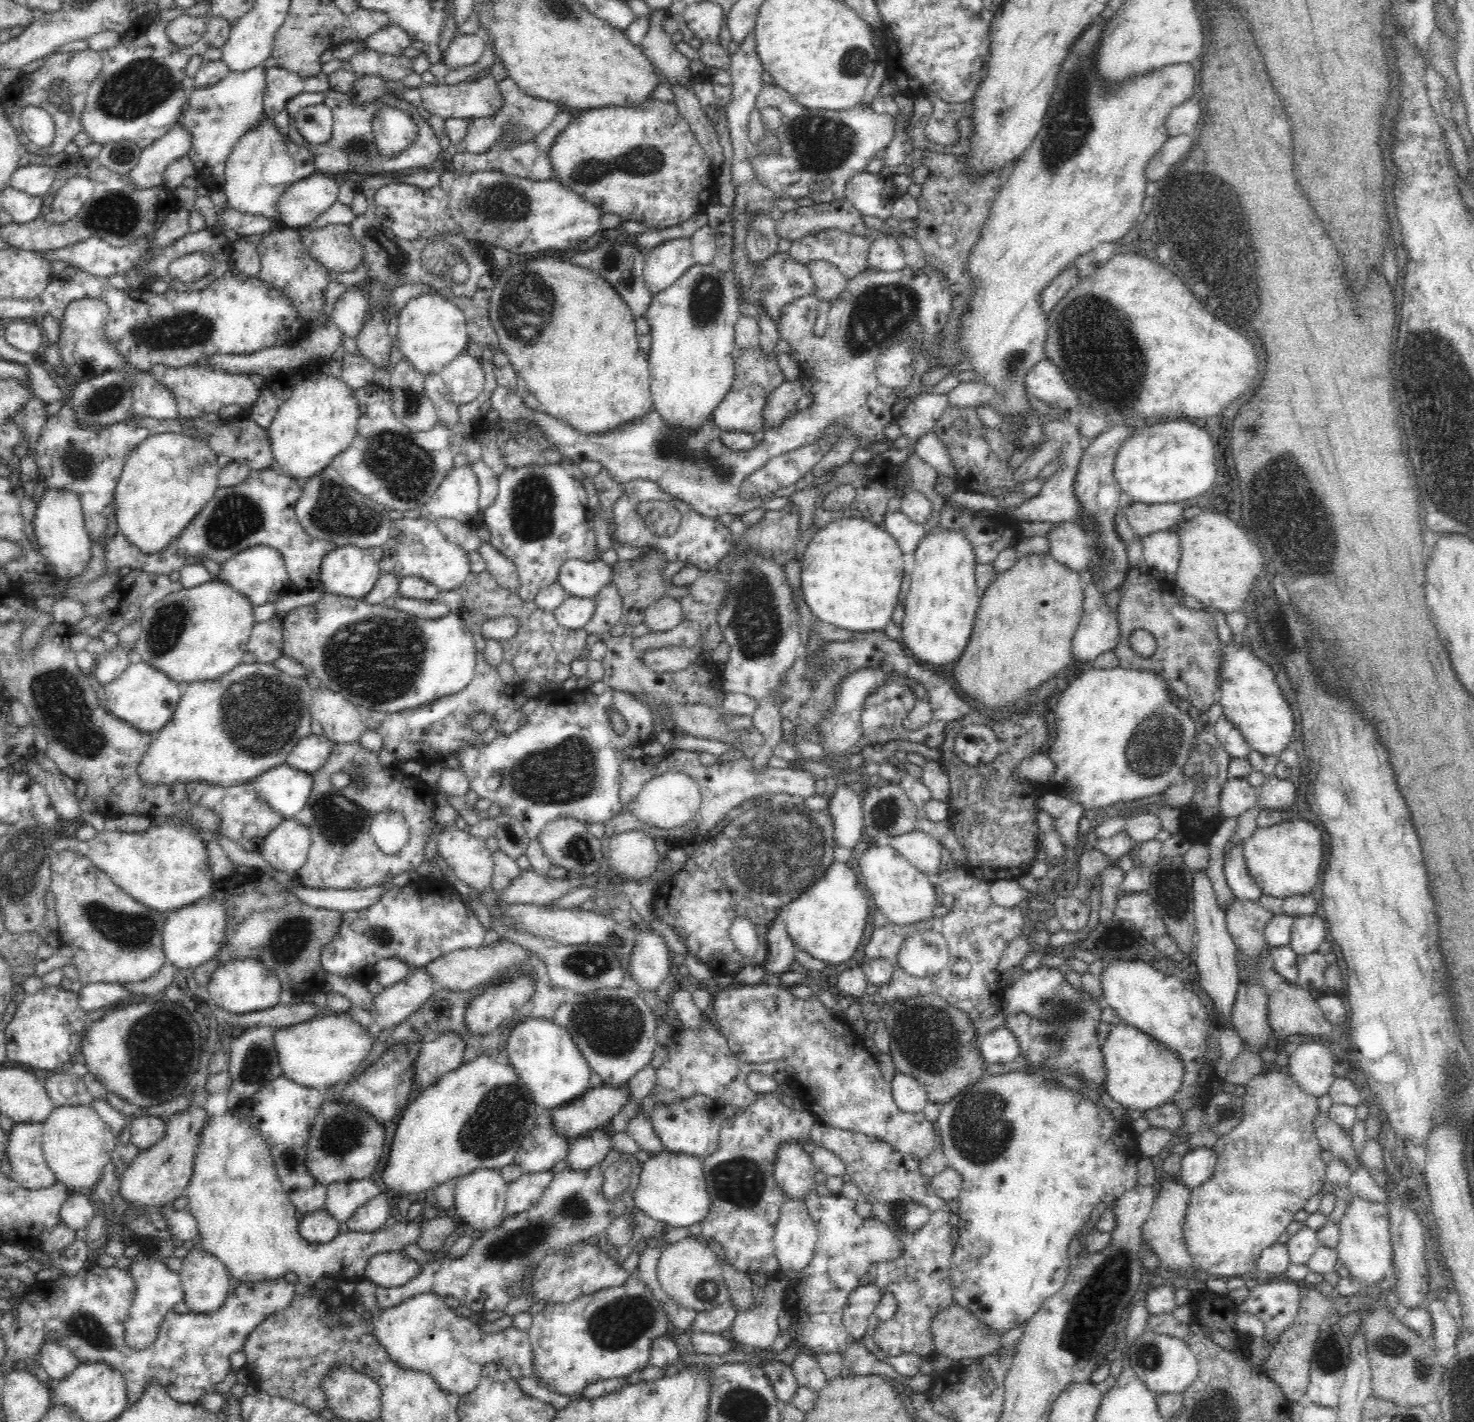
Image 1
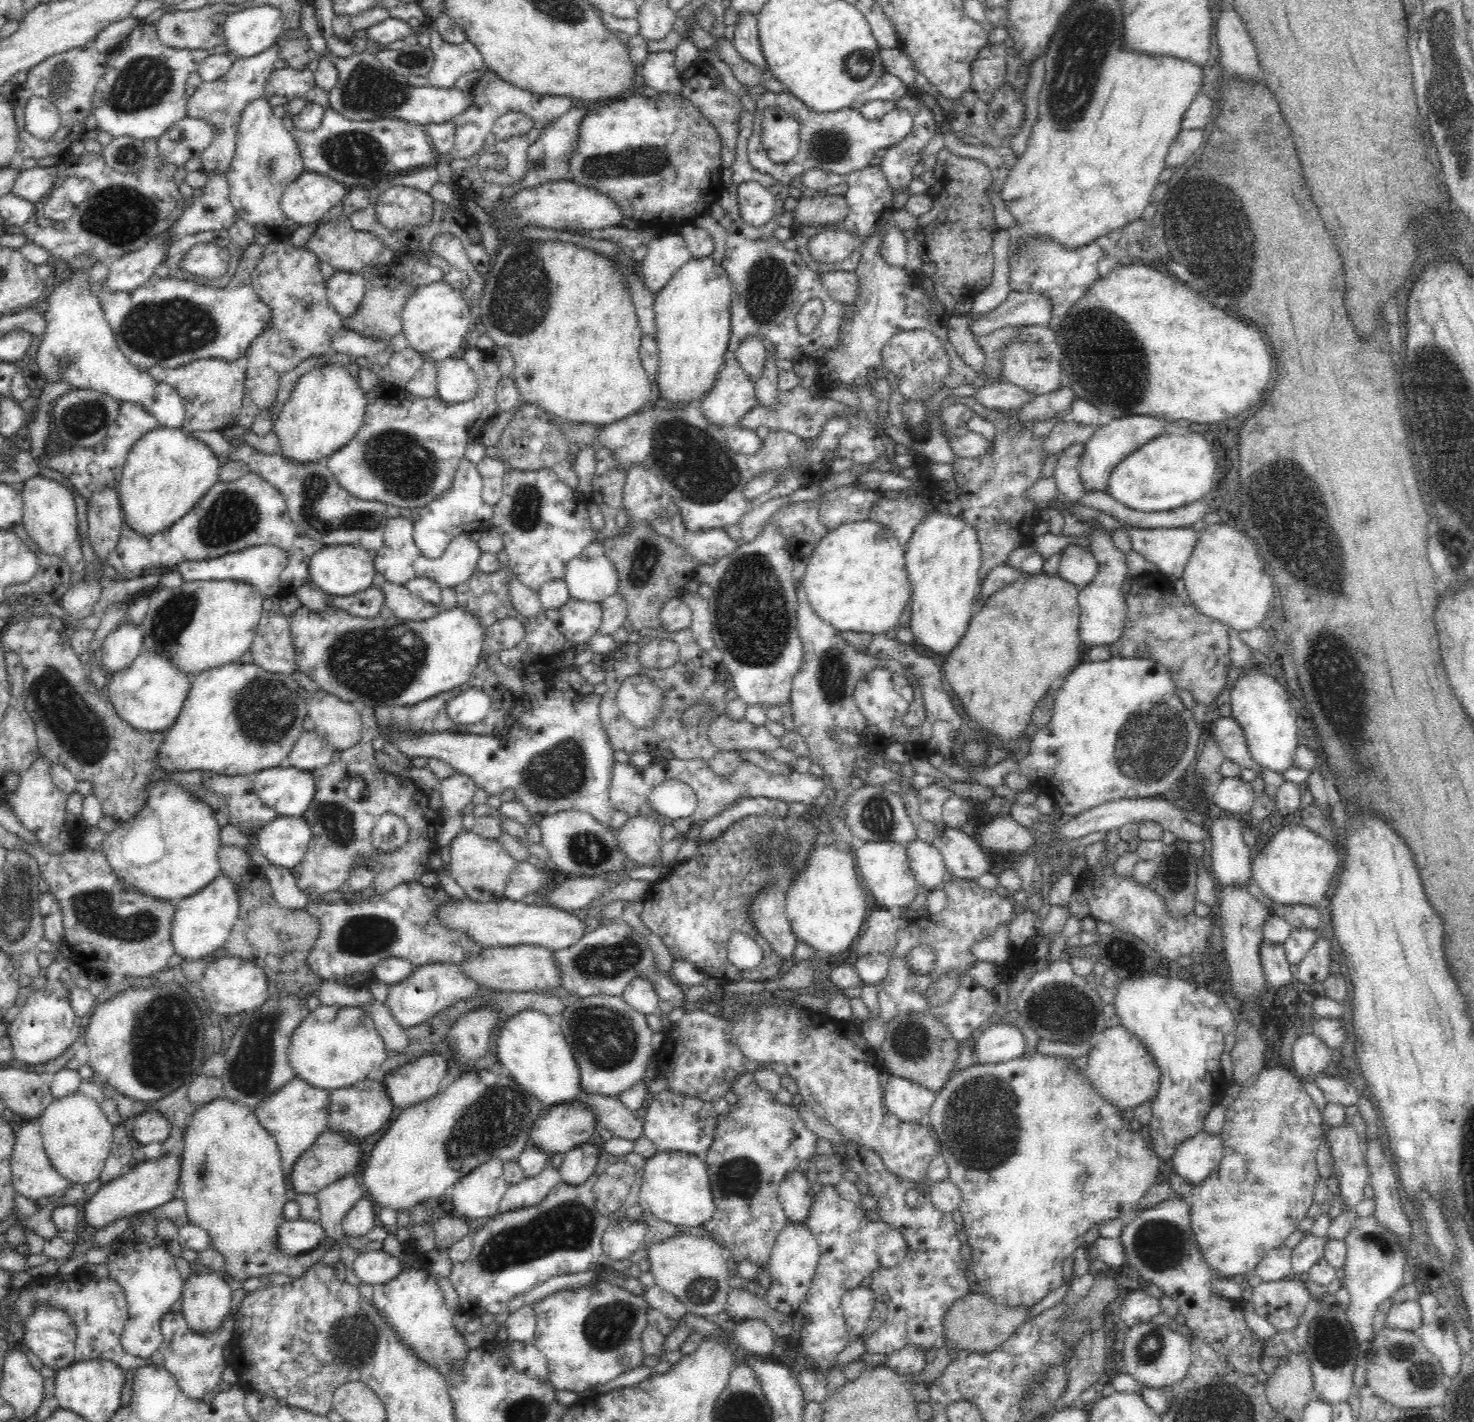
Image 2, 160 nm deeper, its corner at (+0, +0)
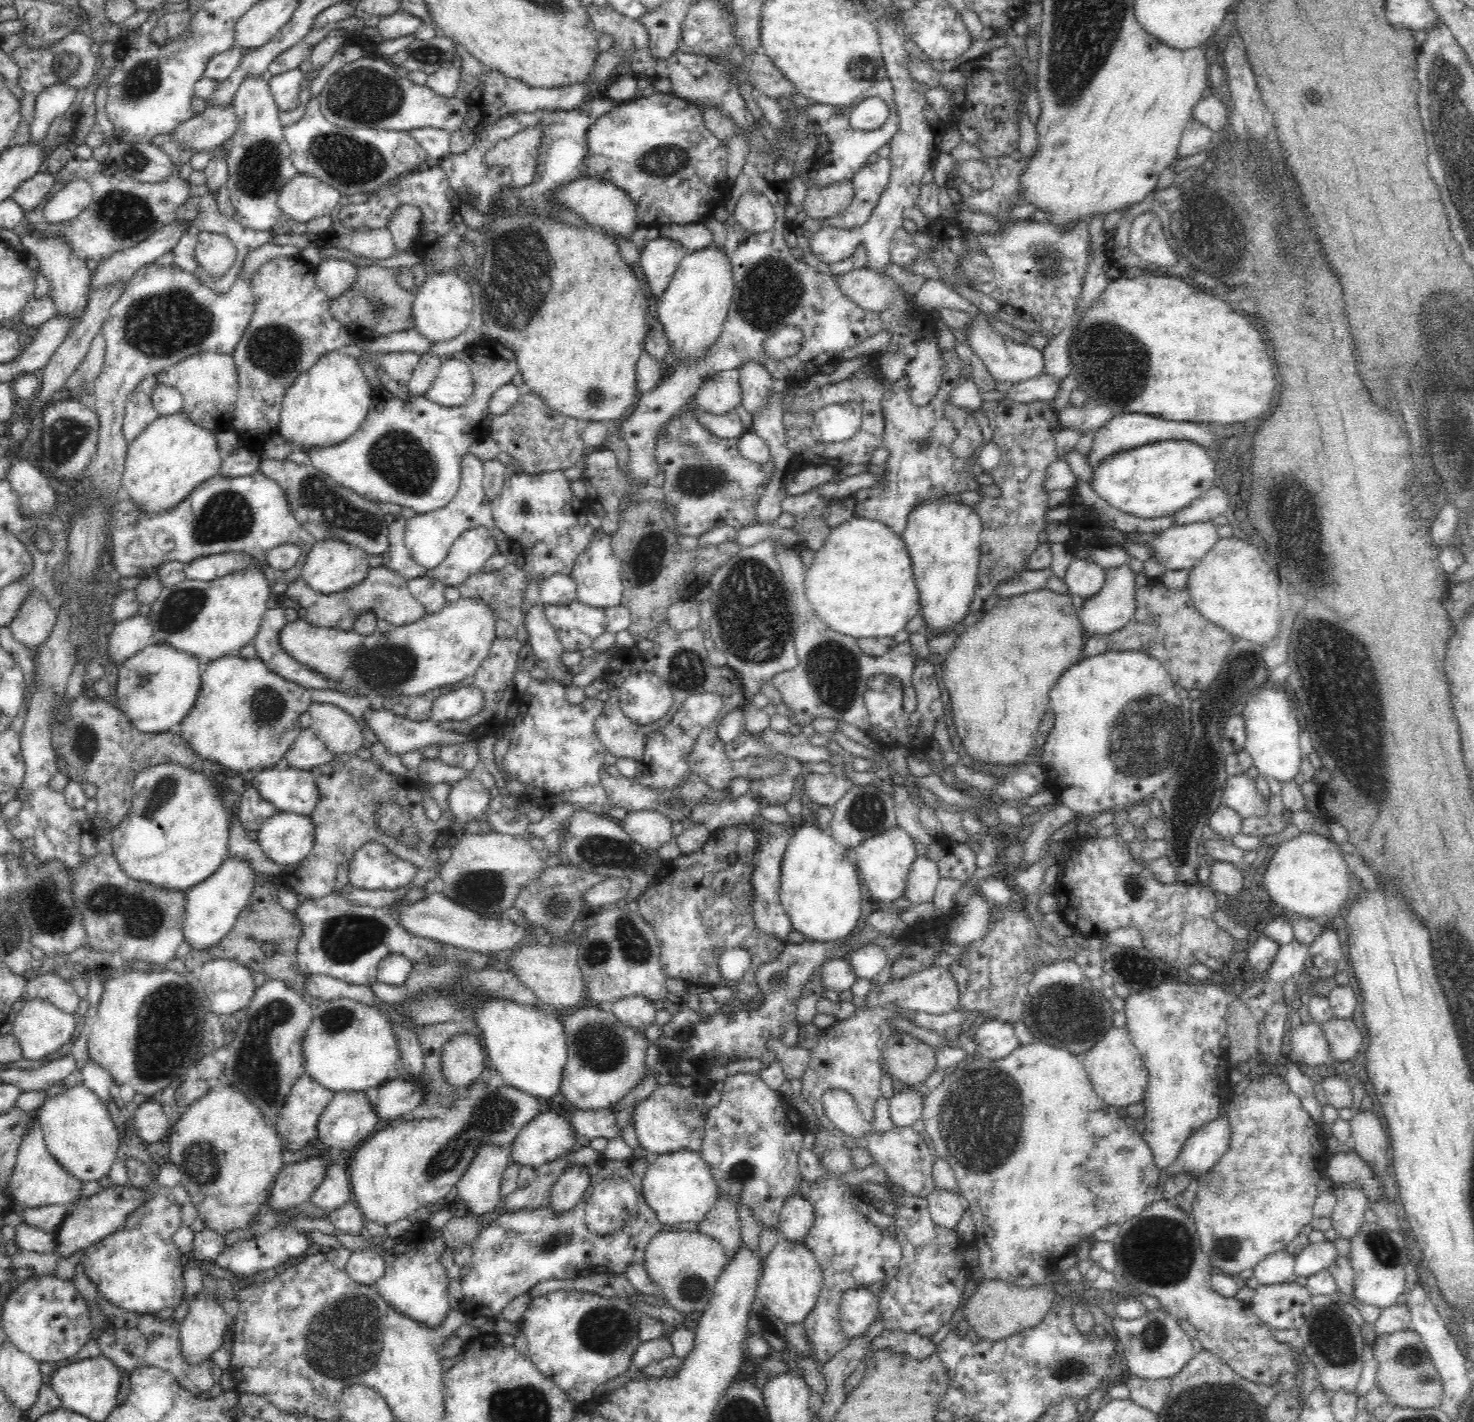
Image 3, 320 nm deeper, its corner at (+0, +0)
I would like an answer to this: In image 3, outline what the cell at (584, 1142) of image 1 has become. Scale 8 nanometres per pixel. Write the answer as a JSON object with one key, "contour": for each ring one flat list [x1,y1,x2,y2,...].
{"contour":[[571,1164,553,1184,547,1206,558,1213,574,1208,583,1202,583,1194,590,1184,586,1166]]}

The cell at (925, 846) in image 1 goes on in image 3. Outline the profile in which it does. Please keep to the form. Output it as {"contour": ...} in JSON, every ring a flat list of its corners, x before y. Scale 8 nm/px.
{"contour":[[918,856,908,873,902,897,908,900,910,905,930,902,940,878,936,862,932,861,930,857]]}

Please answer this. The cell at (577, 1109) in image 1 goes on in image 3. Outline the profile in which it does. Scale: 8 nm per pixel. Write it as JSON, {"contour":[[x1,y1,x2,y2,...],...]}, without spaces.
{"contour":[[542,1112,522,1126,512,1140,509,1157,518,1167,535,1168,560,1158,574,1144,570,1121,559,1112]]}

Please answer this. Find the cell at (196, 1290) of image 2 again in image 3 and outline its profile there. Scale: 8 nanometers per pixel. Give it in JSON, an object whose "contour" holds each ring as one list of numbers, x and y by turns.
{"contour":[[204,1291,190,1304,178,1336,184,1361,197,1365,212,1359,212,1353,222,1344,226,1313,220,1304,214,1294]]}

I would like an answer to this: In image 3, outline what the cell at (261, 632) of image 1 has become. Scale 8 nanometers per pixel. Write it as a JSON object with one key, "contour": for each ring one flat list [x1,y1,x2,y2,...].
{"contour":[[282,606,268,608,259,632,253,640,257,656,271,668,272,672,300,686,310,690,337,690,346,694,343,688,342,690,337,688,333,680,295,661,284,649,277,646,278,632,284,624,286,624,284,608]]}

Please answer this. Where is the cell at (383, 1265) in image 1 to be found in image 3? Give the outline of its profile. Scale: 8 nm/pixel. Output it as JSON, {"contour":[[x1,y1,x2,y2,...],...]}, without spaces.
{"contour":[[356,1249,351,1251,344,1271,354,1282,374,1285,384,1274,384,1259,377,1250]]}

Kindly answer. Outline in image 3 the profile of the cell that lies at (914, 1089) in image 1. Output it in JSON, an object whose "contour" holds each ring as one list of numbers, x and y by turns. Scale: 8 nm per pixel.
{"contour":[[918,1087,912,1092,896,1091,889,1099,889,1118,893,1127,910,1127,923,1111,922,1094]]}

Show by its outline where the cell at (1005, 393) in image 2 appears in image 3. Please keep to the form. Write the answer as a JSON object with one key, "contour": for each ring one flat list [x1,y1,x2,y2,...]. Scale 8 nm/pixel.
{"contour":[[1042,372,1040,376,1014,383,1007,390,1005,396,1014,402,1030,404,1030,402,1036,402,1036,400,1053,400,1058,389,1060,389,1060,380,1047,372]]}

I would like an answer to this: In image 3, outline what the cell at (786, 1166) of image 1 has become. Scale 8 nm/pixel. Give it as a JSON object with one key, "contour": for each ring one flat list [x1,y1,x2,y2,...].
{"contour":[[797,1190,786,1199,779,1218,779,1232,783,1238,803,1243,808,1231,814,1226,814,1207]]}

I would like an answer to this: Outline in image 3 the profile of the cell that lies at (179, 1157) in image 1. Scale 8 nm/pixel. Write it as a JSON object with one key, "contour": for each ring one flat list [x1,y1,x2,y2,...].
{"contour":[[126,1184,123,1187,108,1186,96,1195,78,1199,68,1208,68,1214,64,1216,60,1227,55,1232,56,1251,58,1259,65,1259,79,1250,86,1250,99,1240,119,1230,126,1221,126,1216,134,1212,144,1200,148,1198,148,1191,134,1189]]}

